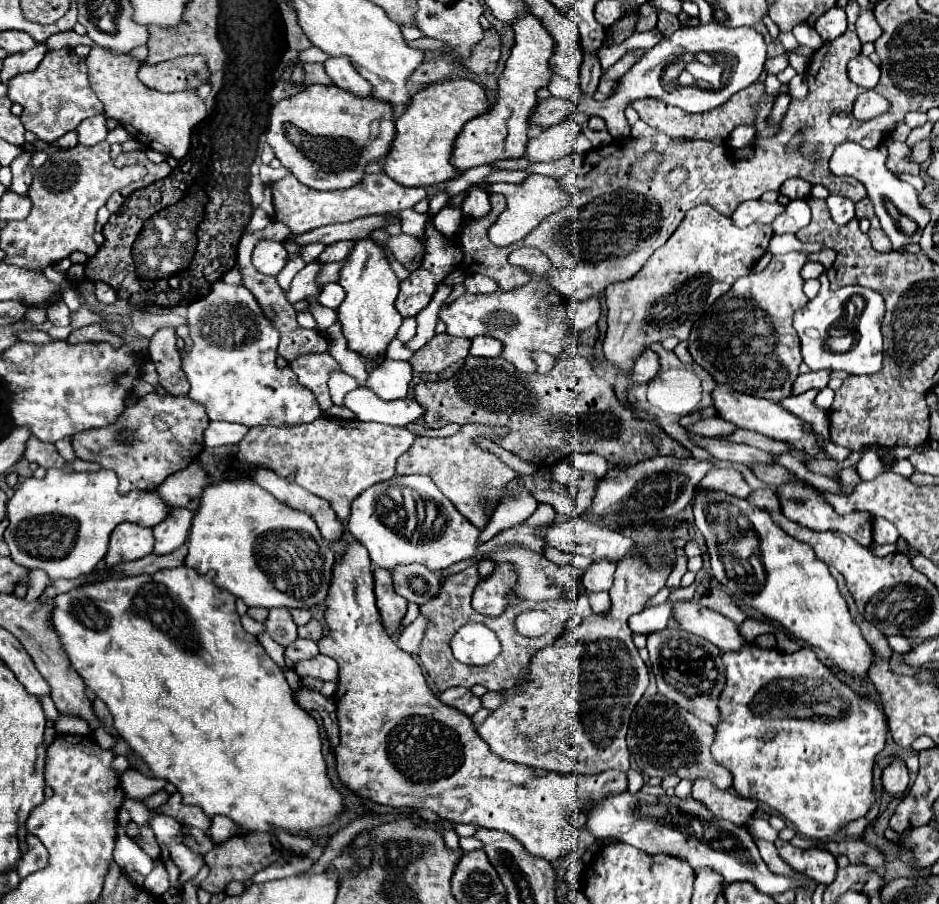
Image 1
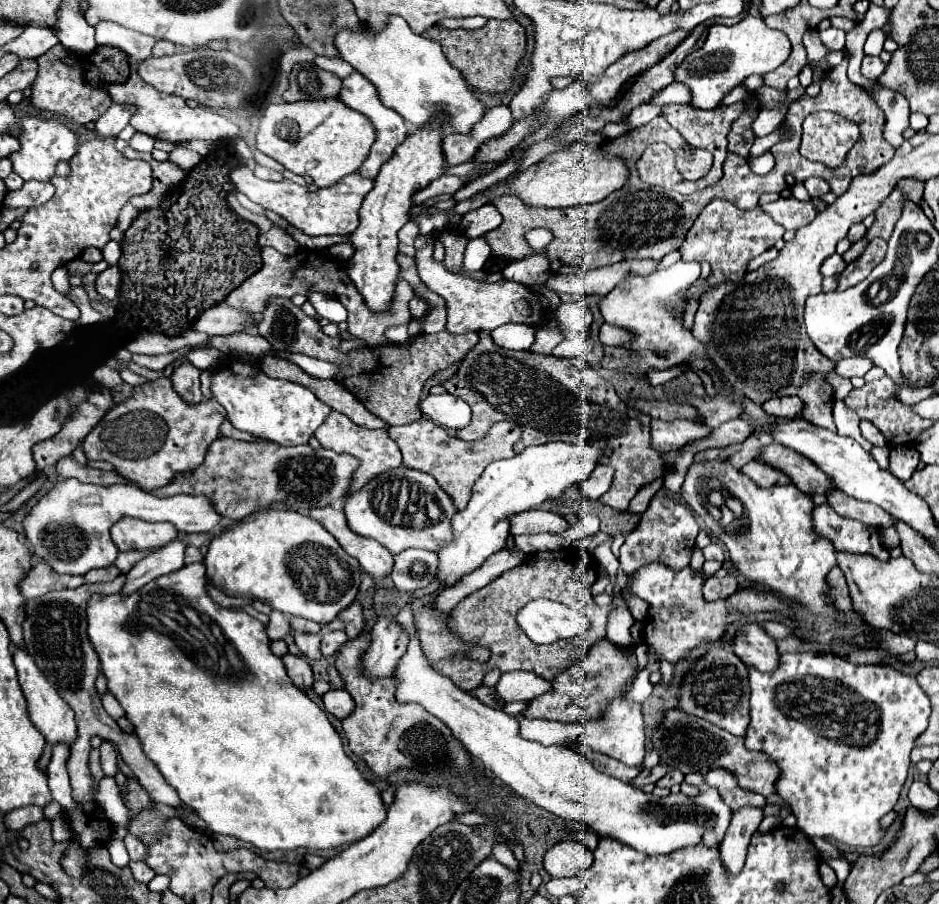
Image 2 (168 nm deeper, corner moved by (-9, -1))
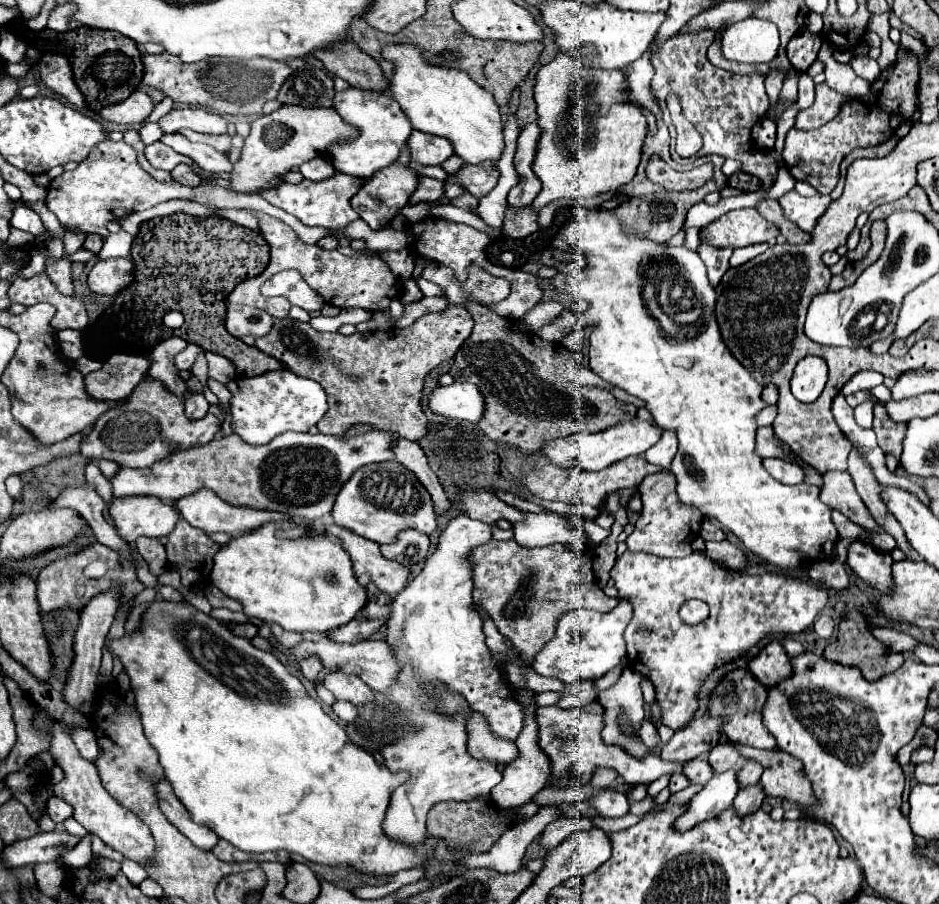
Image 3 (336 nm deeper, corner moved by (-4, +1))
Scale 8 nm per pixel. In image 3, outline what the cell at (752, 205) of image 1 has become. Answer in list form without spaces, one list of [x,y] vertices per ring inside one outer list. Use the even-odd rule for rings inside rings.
[[[794,189],[778,199],[786,217],[794,221],[794,225],[798,225],[798,229],[802,231],[810,231],[816,225],[816,219],[826,211],[830,201],[830,195],[818,193],[814,197],[802,197]]]

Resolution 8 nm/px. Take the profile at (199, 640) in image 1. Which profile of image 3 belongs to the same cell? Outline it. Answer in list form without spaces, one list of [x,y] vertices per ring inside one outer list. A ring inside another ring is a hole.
[[[158,597],[142,611],[140,627],[132,633],[122,635],[120,639],[108,641],[108,649],[114,657],[120,659],[126,675],[130,677],[130,691],[134,693],[134,707],[140,713],[140,721],[144,725],[146,739],[158,751],[158,761],[164,769],[164,777],[170,781],[174,795],[182,801],[182,805],[188,809],[190,817],[196,823],[214,829],[214,833],[218,833],[220,839],[226,839],[228,843],[232,843],[234,847],[242,849],[242,851],[268,853],[268,851],[284,849],[288,853],[298,853],[308,861],[316,861],[322,865],[334,865],[334,867],[336,865],[352,867],[362,873],[370,873],[370,875],[374,873],[376,877],[394,875],[402,869],[412,869],[412,867],[422,865],[424,857],[416,855],[416,849],[410,849],[408,845],[390,841],[382,833],[382,821],[384,821],[384,813],[386,813],[390,795],[398,785],[402,785],[408,779],[408,775],[406,773],[398,773],[398,775],[390,773],[386,767],[380,767],[368,751],[350,743],[344,729],[328,713],[324,713],[324,709],[320,707],[320,703],[314,697],[306,695],[306,689],[300,683],[300,679],[290,675],[286,671],[286,667],[272,653],[256,649],[250,643],[250,639],[234,635],[224,621],[198,611],[196,607],[192,607],[186,601],[166,601],[166,599],[158,599]]]

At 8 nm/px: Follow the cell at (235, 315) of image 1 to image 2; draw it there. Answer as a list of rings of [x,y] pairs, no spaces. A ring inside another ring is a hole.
[[[237,359],[235,363],[221,363],[211,379],[213,399],[219,401],[231,423],[251,433],[257,439],[269,439],[279,445],[307,443],[323,419],[331,413],[327,403],[319,401],[307,387],[285,379],[271,379],[259,371],[257,365]]]

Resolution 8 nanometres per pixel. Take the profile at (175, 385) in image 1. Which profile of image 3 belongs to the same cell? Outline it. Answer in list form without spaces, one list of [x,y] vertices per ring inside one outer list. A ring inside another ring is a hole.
[[[186,393],[186,397],[182,397],[182,401],[186,407],[186,417],[190,417],[190,419],[202,419],[210,409],[210,405],[202,393]]]

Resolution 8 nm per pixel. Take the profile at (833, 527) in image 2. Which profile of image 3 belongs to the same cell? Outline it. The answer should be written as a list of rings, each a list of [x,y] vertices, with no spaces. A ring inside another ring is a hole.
[[[854,539],[848,547],[846,563],[860,579],[864,579],[864,583],[868,583],[880,591],[890,589],[890,585],[892,585],[892,573],[890,573],[892,557],[888,553],[874,549],[870,543]]]

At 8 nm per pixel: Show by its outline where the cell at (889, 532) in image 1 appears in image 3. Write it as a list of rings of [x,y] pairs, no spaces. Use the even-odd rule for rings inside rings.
[[[872,533],[872,545],[876,549],[882,549],[884,553],[890,553],[896,547],[896,541],[888,533]]]

